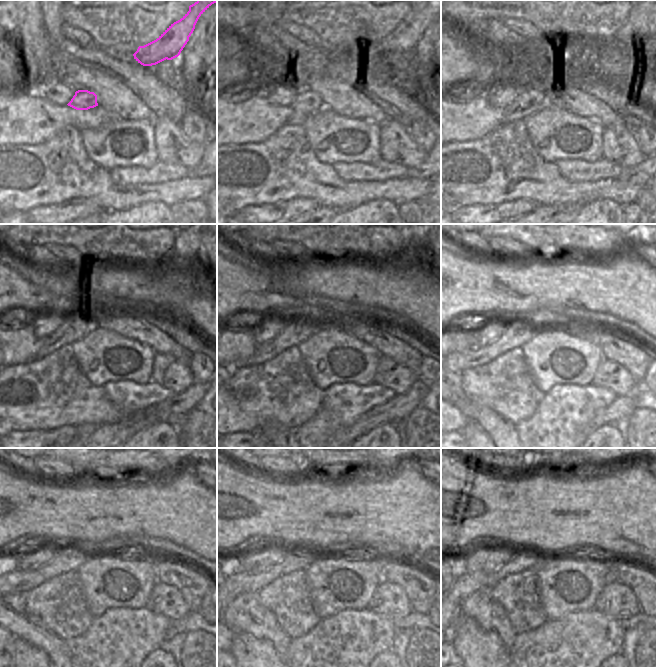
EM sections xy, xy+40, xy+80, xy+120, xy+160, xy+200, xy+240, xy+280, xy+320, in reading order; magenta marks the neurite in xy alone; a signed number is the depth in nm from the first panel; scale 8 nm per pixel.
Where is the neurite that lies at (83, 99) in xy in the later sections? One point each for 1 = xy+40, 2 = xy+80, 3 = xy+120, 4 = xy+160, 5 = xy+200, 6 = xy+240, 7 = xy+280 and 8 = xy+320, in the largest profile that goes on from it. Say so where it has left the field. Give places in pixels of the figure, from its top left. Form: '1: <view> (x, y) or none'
1: xy+40 (308, 102)
2: xy+80 (531, 101)
3: xy+120 (75, 327)
4: xy+160 (295, 332)
5: xy+200 (517, 332)
6: xy+240 (67, 558)
7: xy+280 (240, 582)
8: xy+320 (463, 585)

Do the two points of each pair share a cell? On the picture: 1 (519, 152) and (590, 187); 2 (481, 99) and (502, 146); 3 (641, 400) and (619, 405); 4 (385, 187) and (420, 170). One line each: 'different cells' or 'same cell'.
1: same cell
2: different cells
3: different cells
4: different cells

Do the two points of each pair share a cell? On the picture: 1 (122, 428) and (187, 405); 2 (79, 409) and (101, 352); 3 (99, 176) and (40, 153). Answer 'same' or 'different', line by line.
1: same
2: different
3: same

